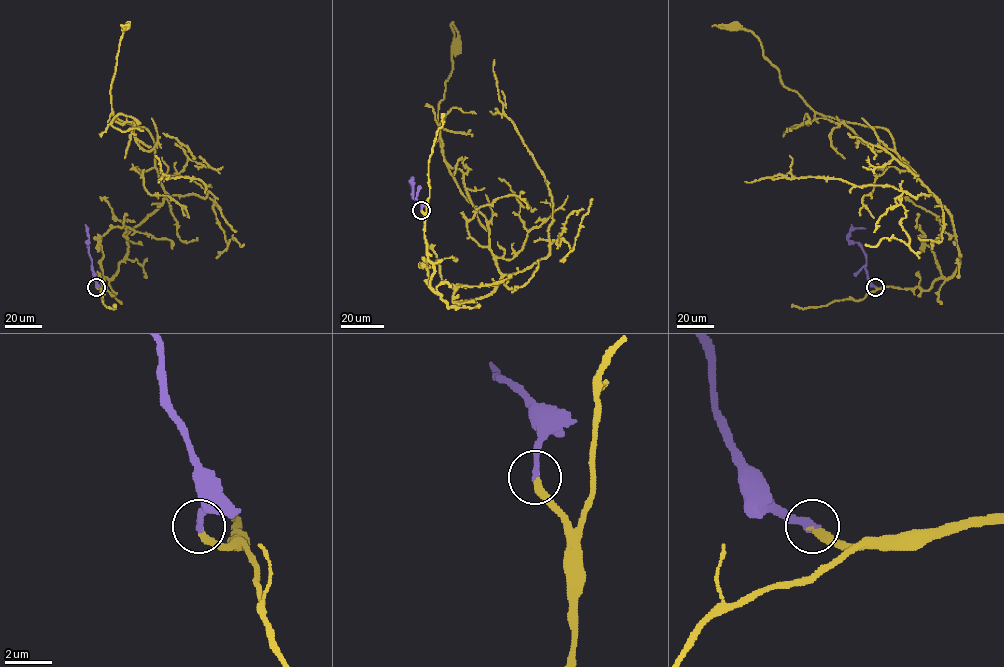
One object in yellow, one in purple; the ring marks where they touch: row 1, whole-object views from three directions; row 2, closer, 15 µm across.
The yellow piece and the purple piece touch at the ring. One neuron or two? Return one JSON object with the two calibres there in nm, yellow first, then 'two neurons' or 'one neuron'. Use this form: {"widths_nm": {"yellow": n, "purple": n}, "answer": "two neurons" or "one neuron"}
{"widths_nm": {"yellow": 320, "purple": 320}, "answer": "one neuron"}

